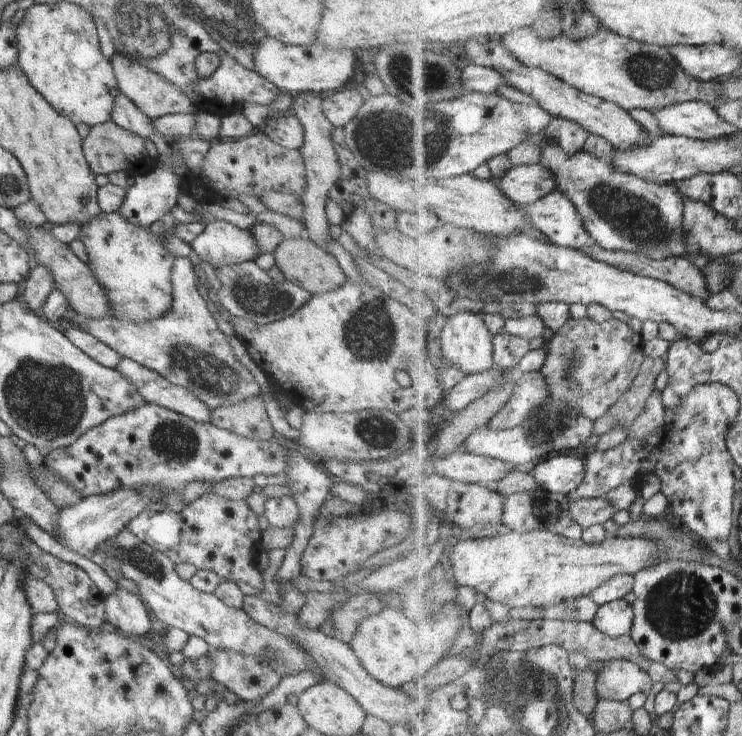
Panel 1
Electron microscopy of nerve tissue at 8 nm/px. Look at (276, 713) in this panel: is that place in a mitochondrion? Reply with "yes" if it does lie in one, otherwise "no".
no

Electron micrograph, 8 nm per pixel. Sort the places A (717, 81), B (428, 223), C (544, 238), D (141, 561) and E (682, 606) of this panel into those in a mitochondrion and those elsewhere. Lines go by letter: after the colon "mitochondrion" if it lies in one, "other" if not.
A: other
B: other
C: other
D: mitochondrion
E: mitochondrion

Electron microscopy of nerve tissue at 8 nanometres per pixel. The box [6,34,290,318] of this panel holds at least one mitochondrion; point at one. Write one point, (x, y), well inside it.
(121, 58)

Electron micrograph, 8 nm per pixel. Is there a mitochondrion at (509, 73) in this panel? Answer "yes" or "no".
no

